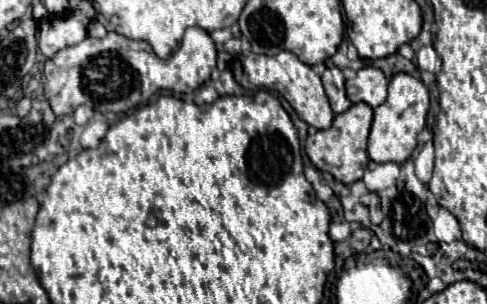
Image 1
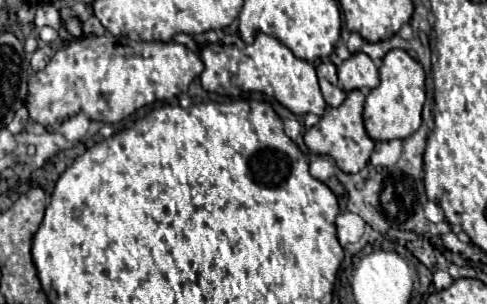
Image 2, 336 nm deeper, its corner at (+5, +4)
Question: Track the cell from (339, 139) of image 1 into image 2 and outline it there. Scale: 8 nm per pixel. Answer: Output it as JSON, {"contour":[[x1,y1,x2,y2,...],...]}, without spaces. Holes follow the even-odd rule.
{"contour":[[353,90,347,94,347,98,341,106,327,108,321,122,305,132,305,144,307,144,309,152,321,154,321,156,331,156,337,162,337,166,347,174,355,174,361,168,365,168,375,142,367,136,365,128,363,128,363,104,365,104,365,96,359,90]]}

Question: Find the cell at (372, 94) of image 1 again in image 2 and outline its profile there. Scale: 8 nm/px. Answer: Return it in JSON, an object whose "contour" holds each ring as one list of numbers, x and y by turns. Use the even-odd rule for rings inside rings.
{"contour":[[357,52,349,60,345,60,337,74,339,74,337,86,345,92,351,92,351,90,369,92,369,90,377,88,377,84,379,84,379,72,377,72,373,60,363,52]]}

